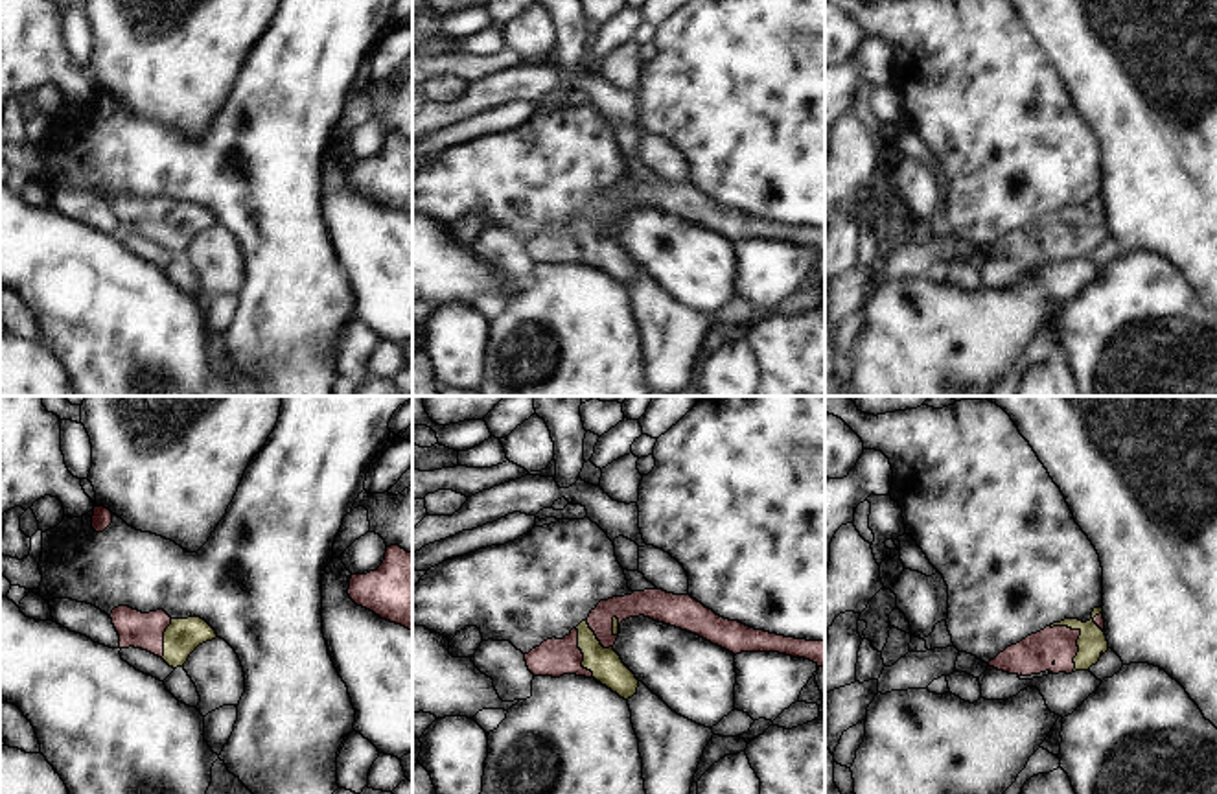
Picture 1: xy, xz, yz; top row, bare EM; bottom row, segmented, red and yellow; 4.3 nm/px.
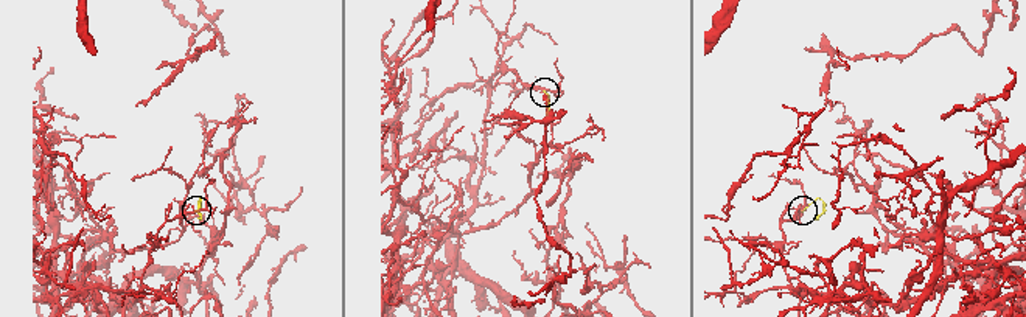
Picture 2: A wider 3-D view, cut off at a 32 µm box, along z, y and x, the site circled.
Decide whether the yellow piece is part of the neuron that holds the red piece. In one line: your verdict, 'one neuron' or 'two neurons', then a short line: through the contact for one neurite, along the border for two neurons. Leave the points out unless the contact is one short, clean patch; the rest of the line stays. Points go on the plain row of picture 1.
one neuron

